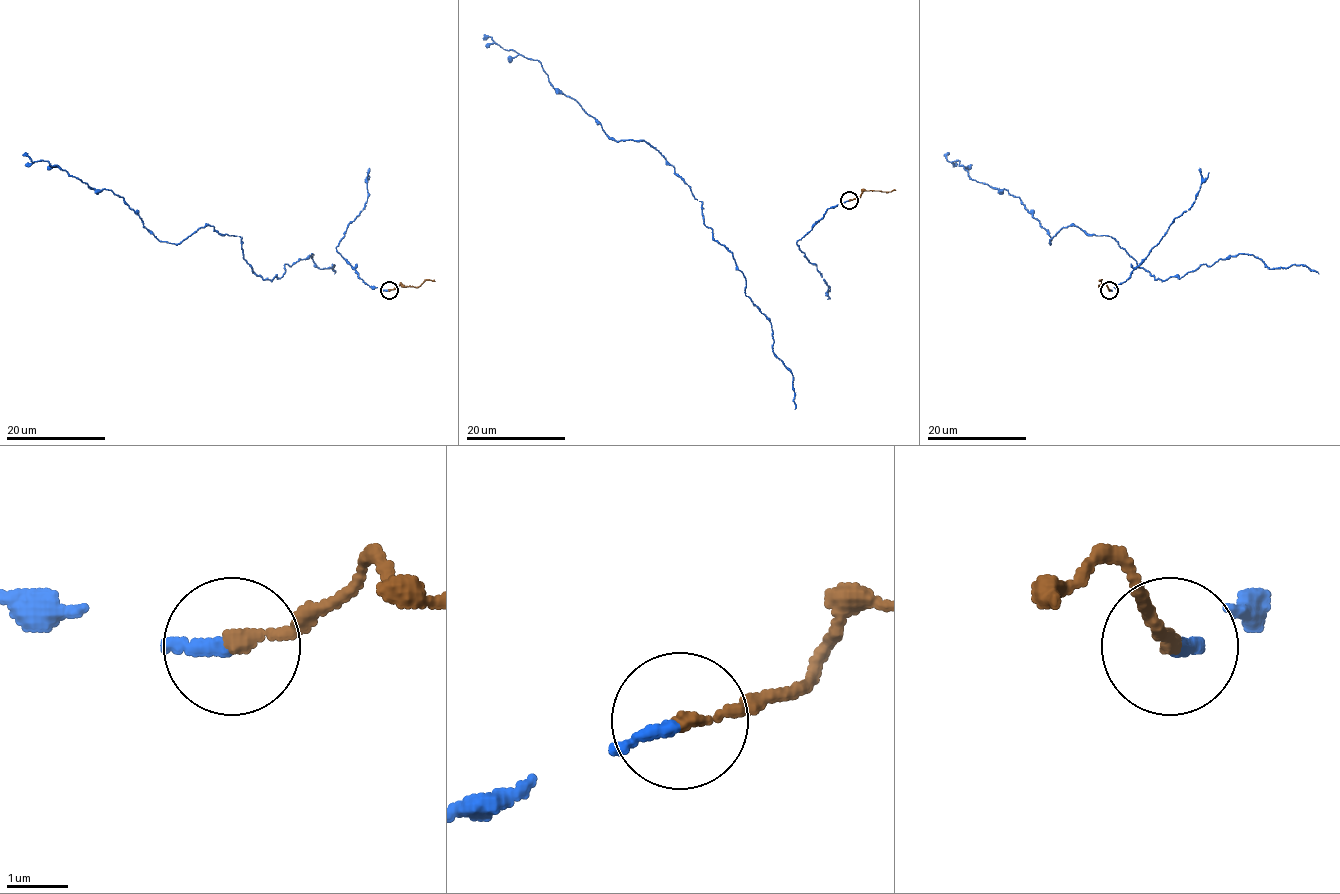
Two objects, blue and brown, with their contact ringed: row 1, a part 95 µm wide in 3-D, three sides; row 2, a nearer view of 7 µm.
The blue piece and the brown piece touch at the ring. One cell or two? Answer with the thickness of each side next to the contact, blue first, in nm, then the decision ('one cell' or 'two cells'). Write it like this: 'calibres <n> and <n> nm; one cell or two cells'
calibres 200 and 240 nm; one cell

